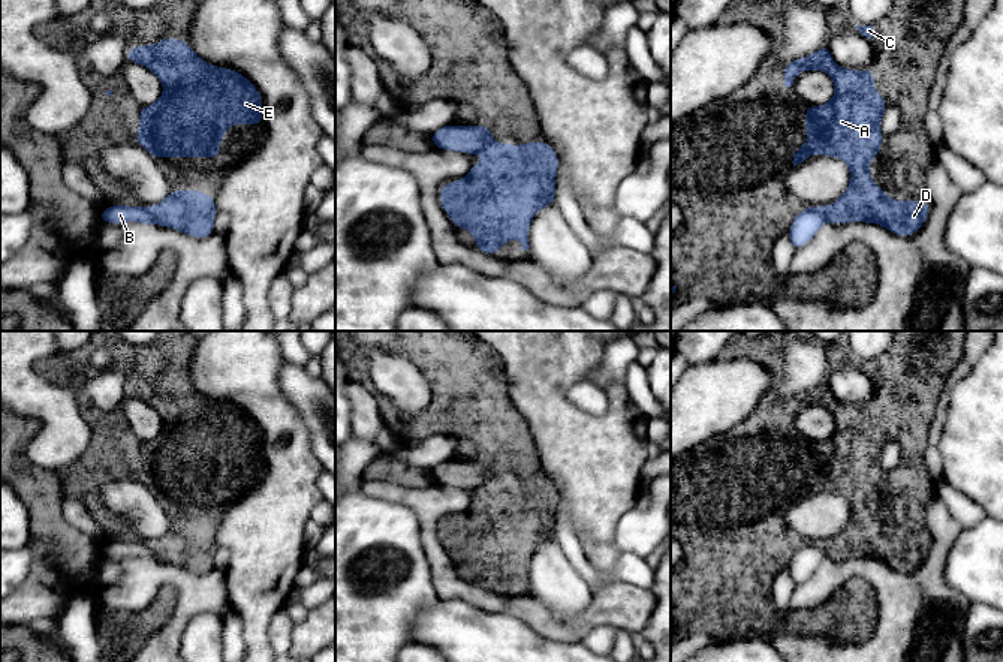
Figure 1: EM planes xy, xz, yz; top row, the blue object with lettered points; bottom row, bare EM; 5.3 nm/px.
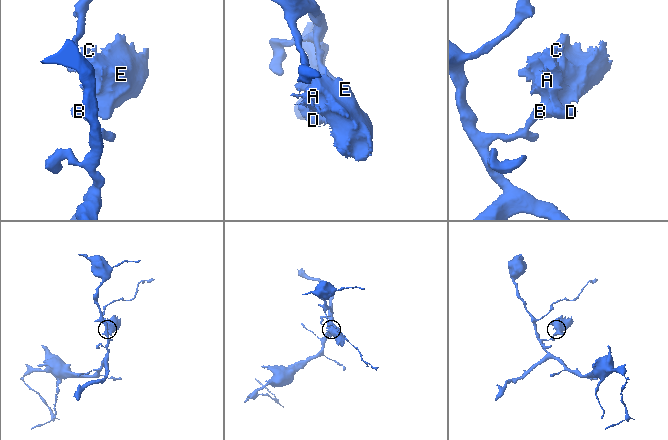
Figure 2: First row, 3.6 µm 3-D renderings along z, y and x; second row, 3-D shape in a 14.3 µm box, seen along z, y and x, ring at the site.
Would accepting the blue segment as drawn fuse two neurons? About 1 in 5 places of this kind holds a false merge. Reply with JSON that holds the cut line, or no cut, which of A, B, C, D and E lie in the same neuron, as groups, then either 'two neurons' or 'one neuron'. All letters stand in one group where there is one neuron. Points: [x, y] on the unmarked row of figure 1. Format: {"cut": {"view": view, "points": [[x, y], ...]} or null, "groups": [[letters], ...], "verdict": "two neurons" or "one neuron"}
{"cut": {"view": "xy", "points": [[147, 544], [159, 559]]}, "groups": [["A", "C", "D", "E"], ["B"]], "verdict": "two neurons"}

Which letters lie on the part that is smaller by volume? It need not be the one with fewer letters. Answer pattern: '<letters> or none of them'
A, C, D, E

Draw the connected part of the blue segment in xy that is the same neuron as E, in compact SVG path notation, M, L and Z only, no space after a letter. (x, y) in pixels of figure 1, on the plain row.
M166 373L156 380L129 383L126 395L150 404L163 419L162 433L139 445L141 466L136 479L156 493L220 493L219 484L228 463L238 460L263 460L262 431L243 410L229 403L216 403L201 395L193 383L181 374Z

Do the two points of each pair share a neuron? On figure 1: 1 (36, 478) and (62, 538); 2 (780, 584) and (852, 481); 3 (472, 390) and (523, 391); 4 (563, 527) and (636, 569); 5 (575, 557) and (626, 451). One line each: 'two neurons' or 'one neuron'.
1: one neuron
2: two neurons
3: two neurons
4: one neuron
5: two neurons

